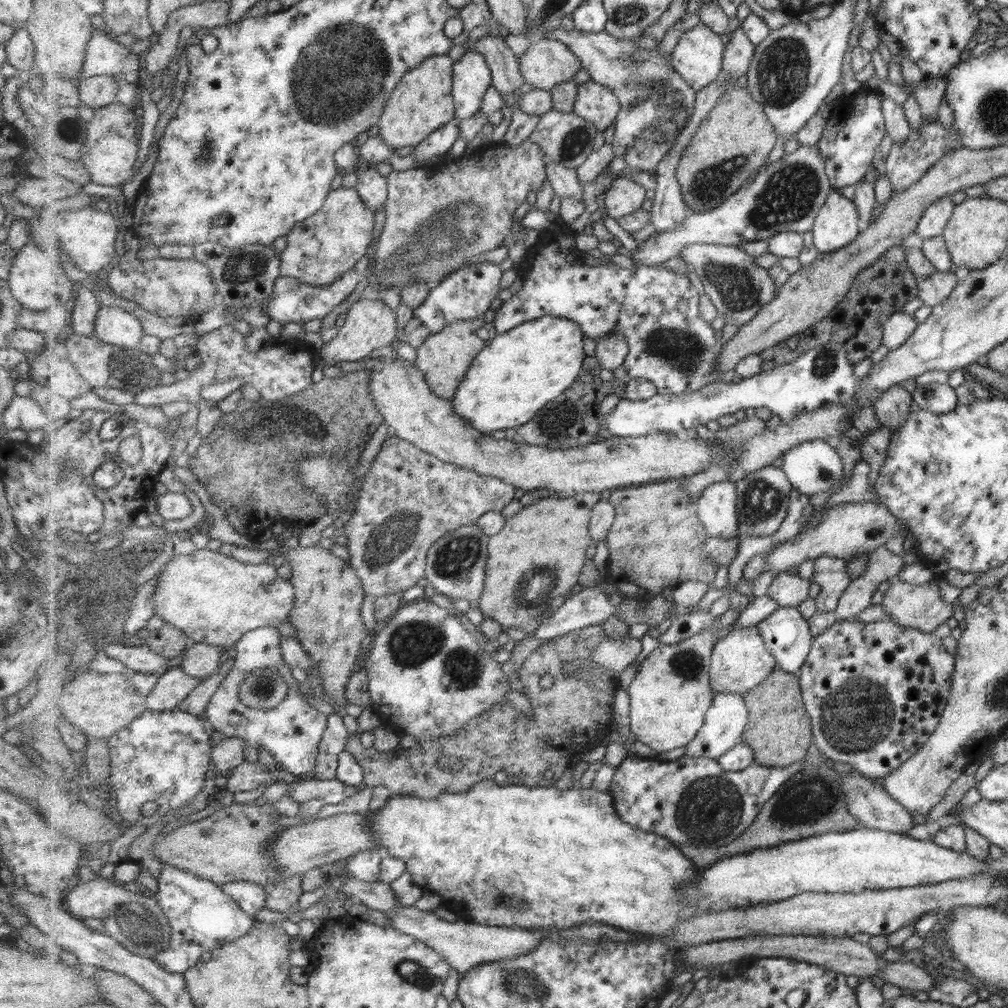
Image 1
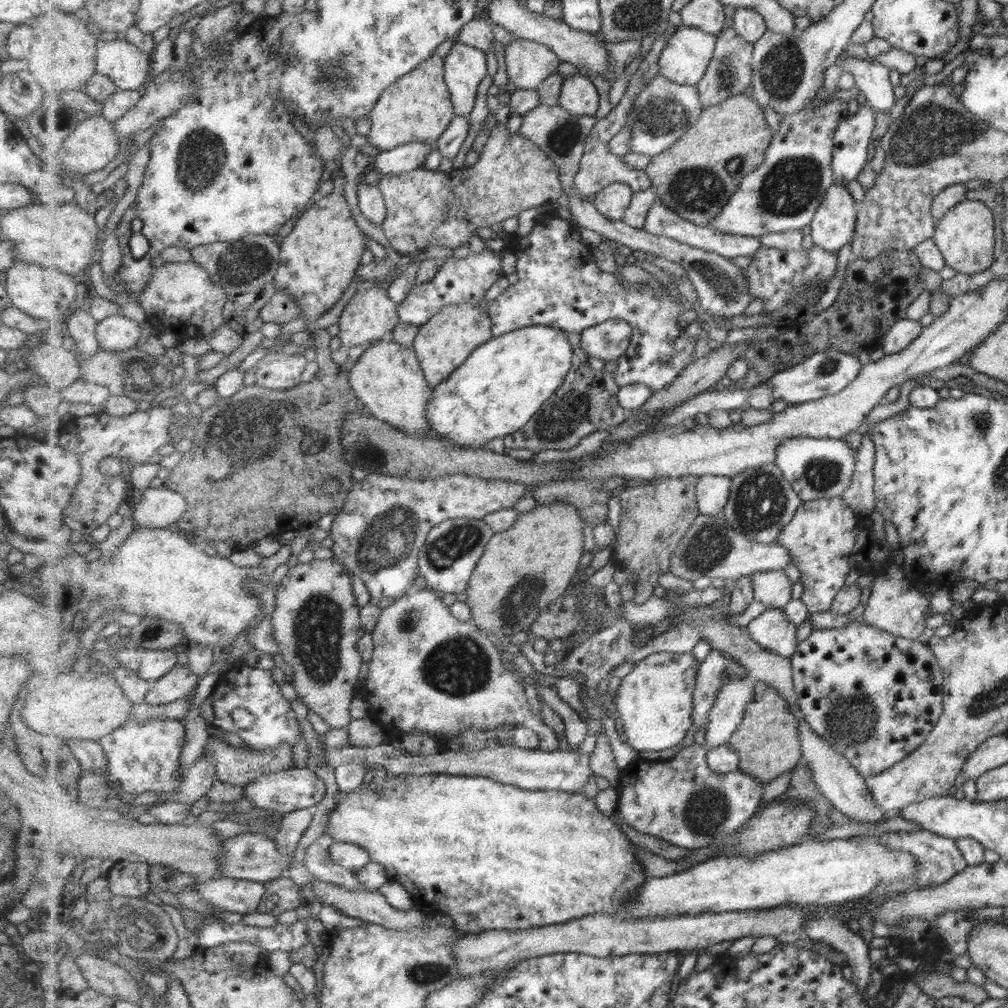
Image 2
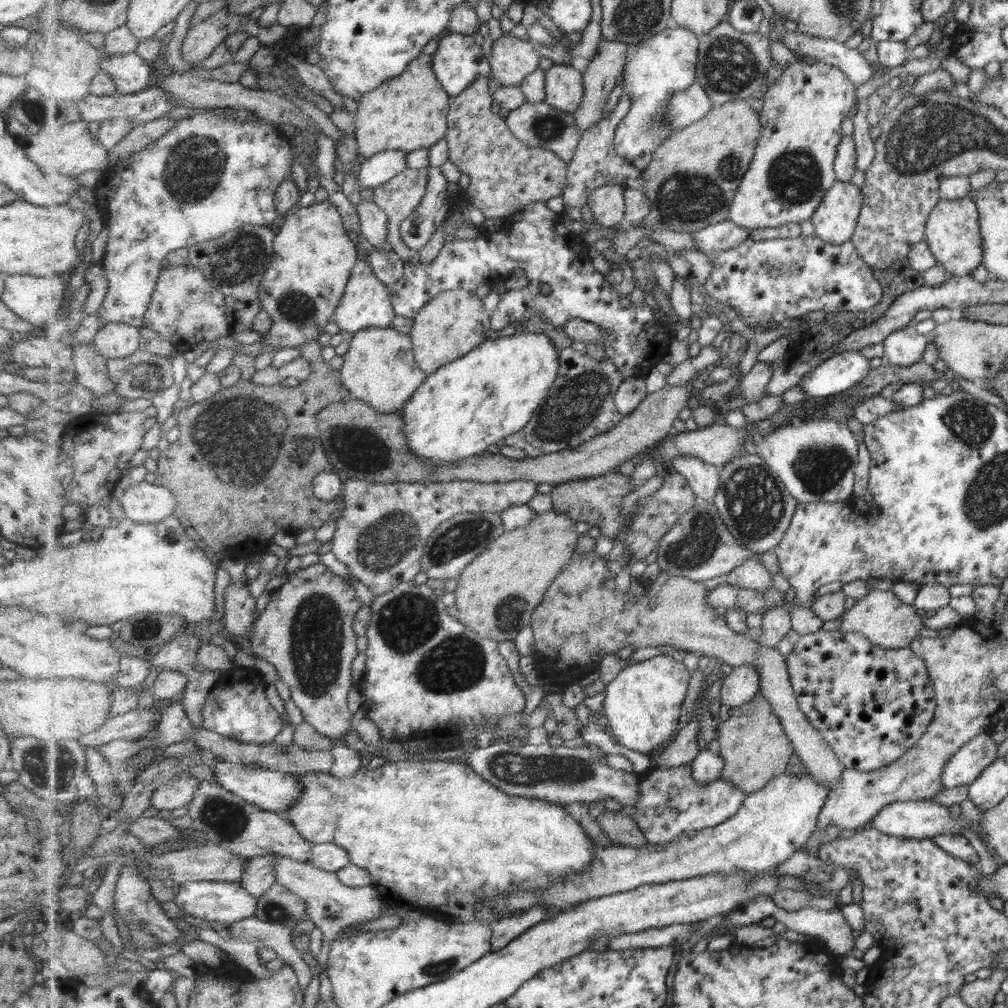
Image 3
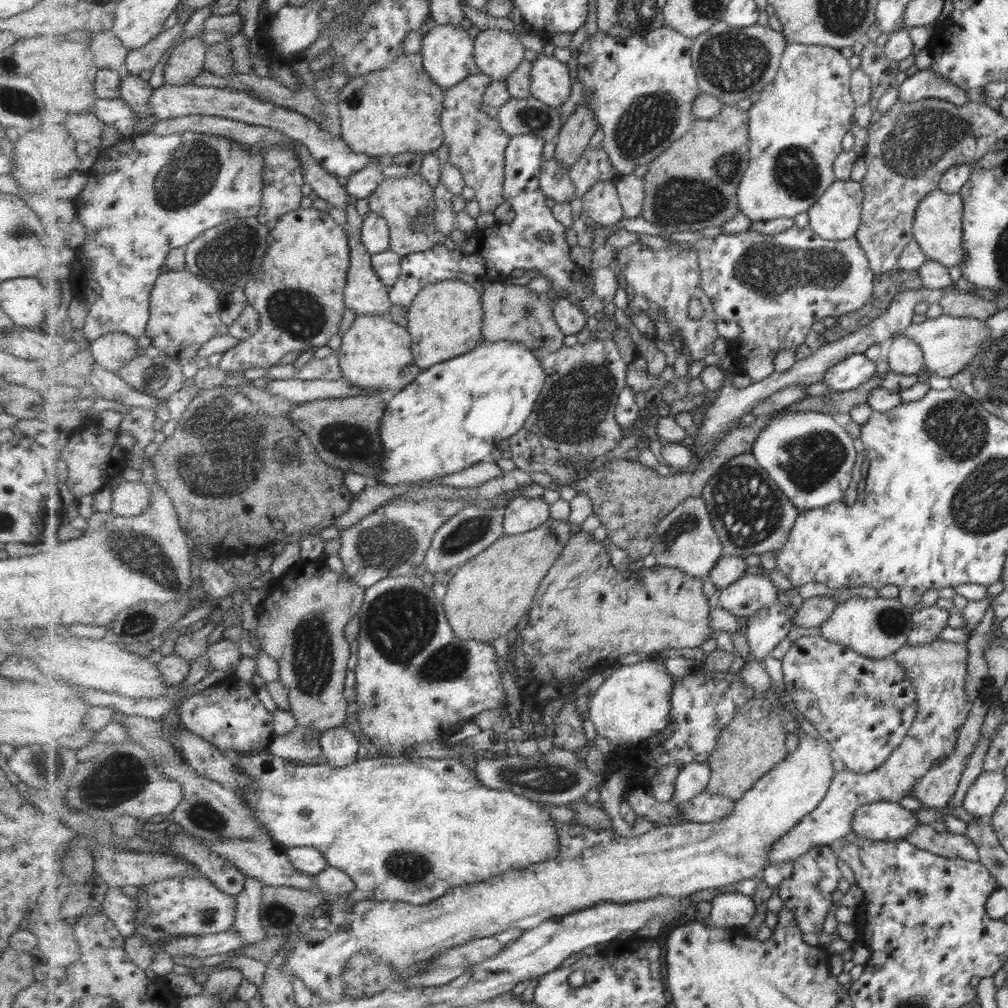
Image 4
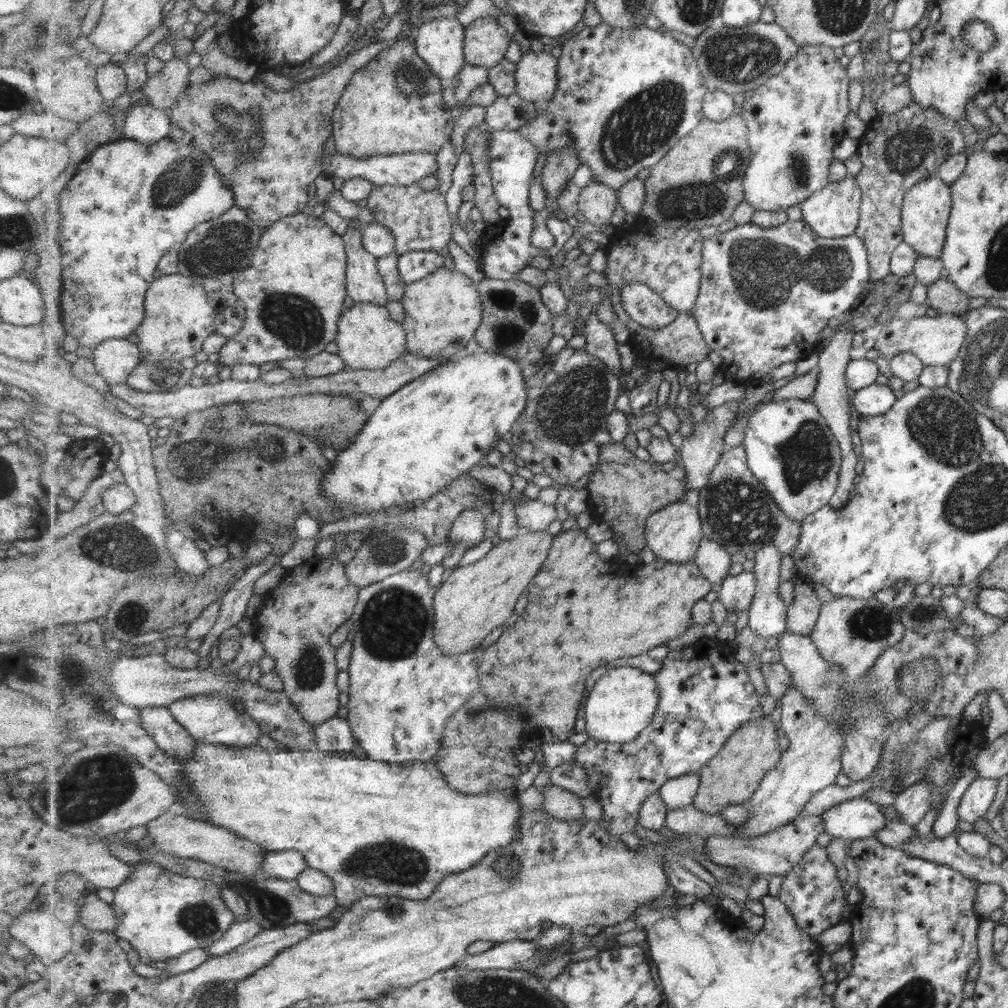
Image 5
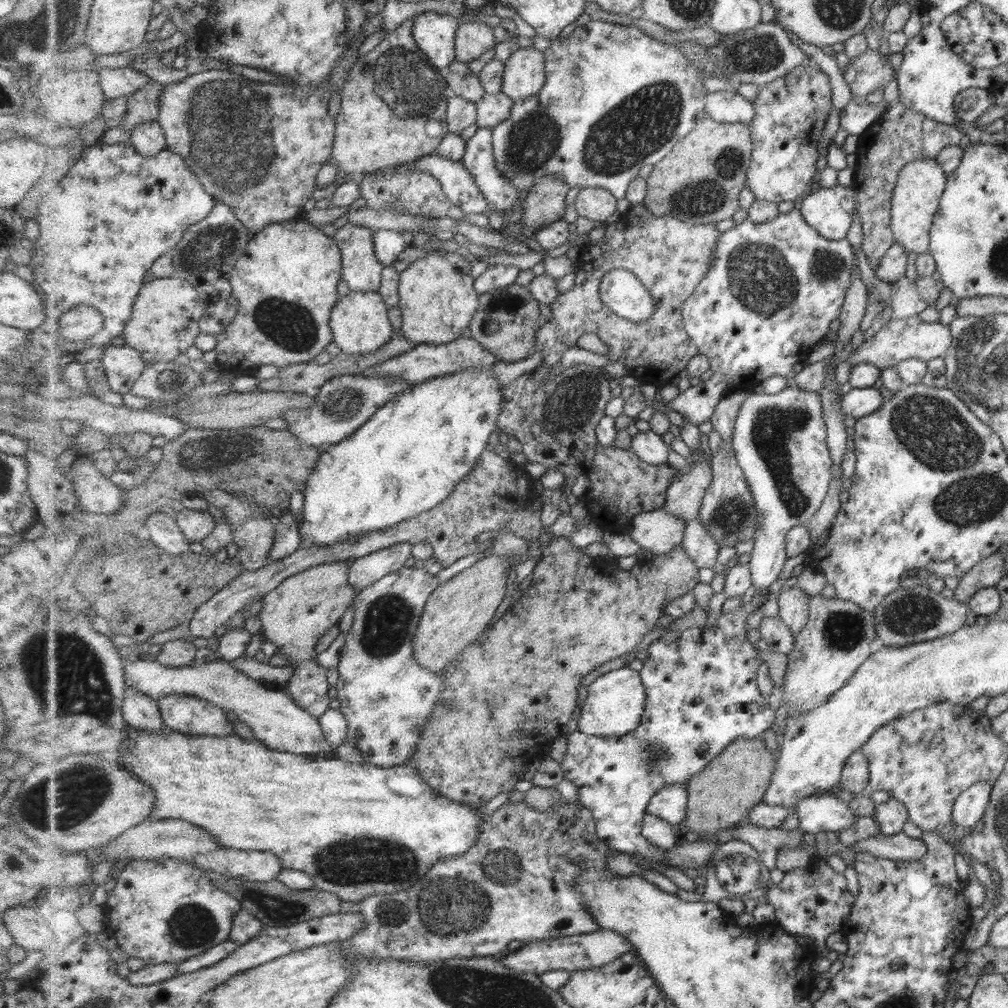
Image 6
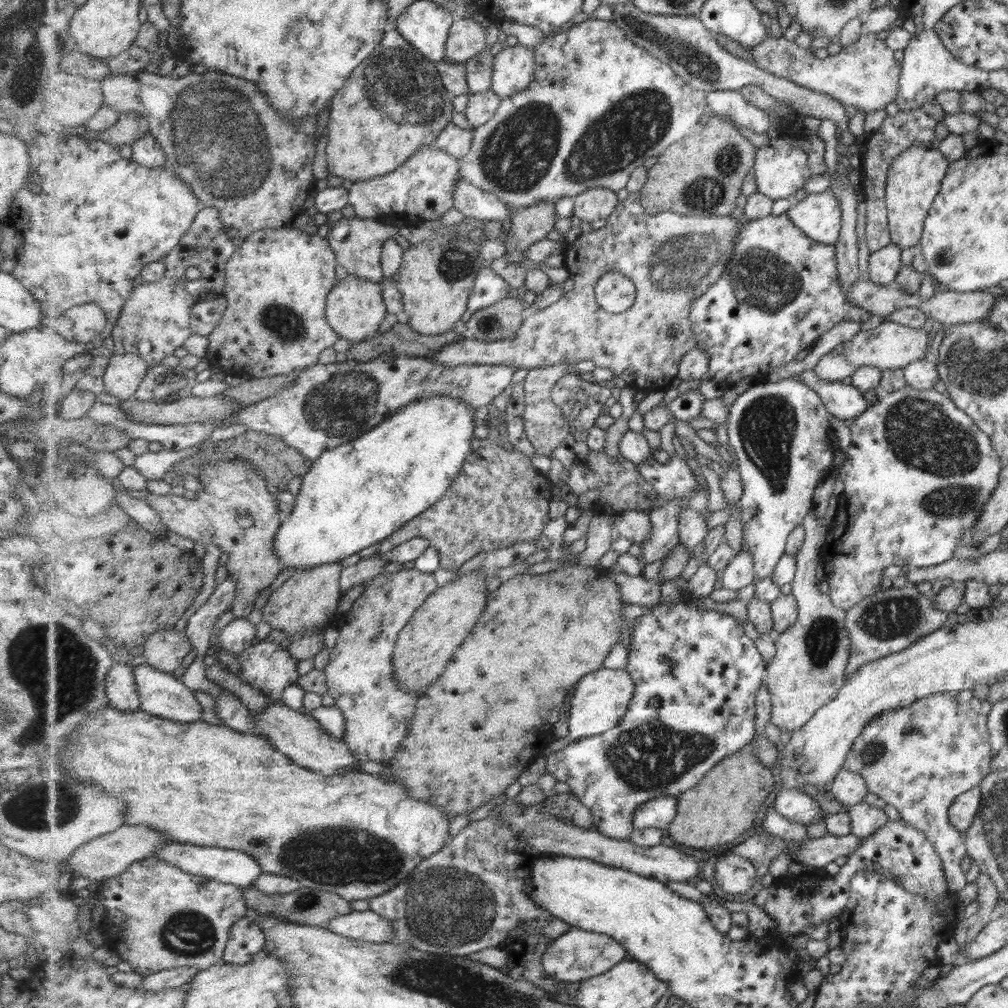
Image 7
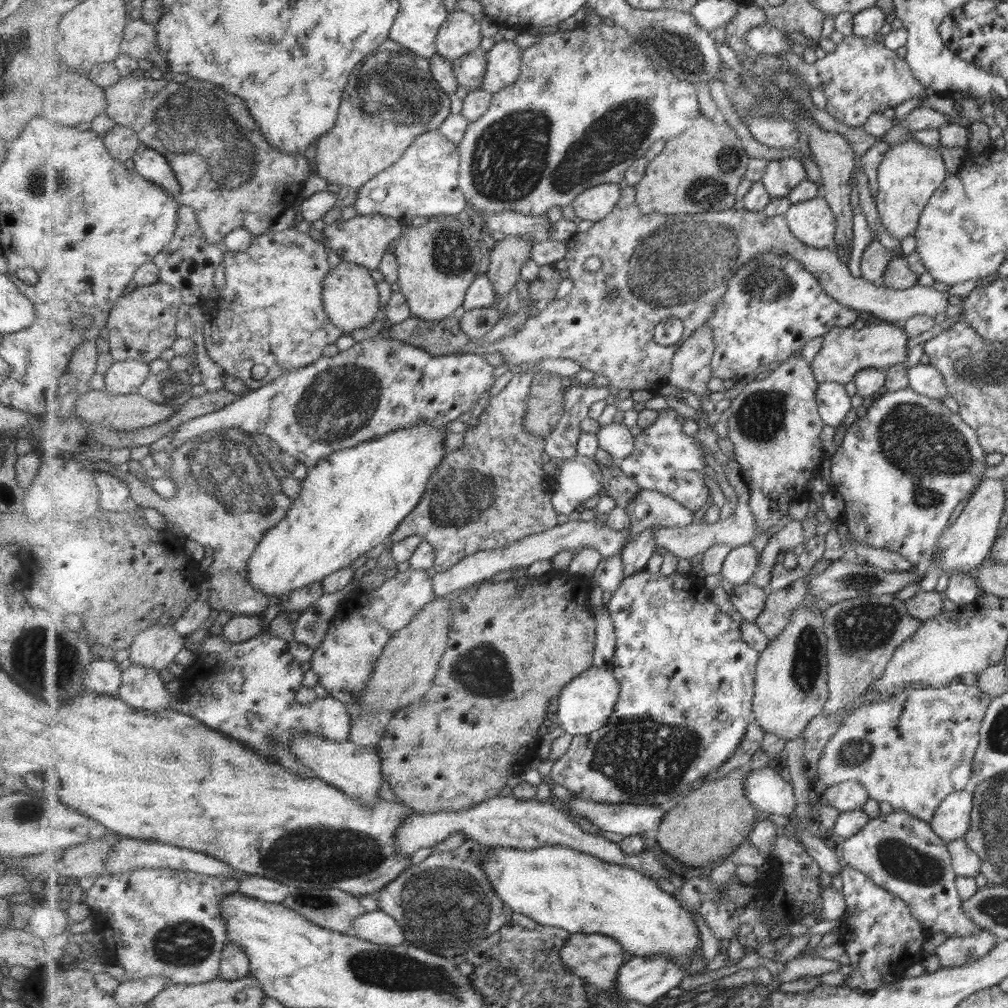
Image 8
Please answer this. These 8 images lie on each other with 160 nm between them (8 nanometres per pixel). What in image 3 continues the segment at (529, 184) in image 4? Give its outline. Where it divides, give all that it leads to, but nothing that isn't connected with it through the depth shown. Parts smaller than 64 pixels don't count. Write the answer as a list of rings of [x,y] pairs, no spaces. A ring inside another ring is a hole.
[[[536,202],[525,207],[521,222],[515,221],[509,230],[495,232],[491,242],[481,242],[481,236],[476,240],[455,239],[444,246],[435,262],[423,264],[418,260],[405,263],[403,277],[389,286],[396,316],[414,320],[433,296],[439,296],[451,287],[475,292],[482,284],[506,281],[513,270],[519,268],[524,271],[528,285],[518,293],[507,292],[504,295],[491,313],[494,318],[493,331],[515,324],[525,316],[539,316],[560,328],[571,319],[593,322],[610,330],[604,350],[624,380],[646,377],[653,367],[664,362],[673,332],[669,331],[669,334],[663,325],[659,325],[653,308],[644,302],[628,310],[623,308],[619,302],[617,283],[609,281],[595,269],[593,249],[585,244],[582,235],[563,229],[564,224],[561,213],[547,208],[545,202]]]

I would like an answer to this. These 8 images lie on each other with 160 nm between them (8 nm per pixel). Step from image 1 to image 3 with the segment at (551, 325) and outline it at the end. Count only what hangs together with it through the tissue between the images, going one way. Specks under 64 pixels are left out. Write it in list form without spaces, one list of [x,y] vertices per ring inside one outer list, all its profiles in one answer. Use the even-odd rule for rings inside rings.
[[[521,332],[489,338],[454,361],[428,376],[427,382],[405,403],[401,414],[405,421],[404,433],[408,436],[412,451],[435,462],[451,462],[485,453],[489,450],[489,444],[493,446],[525,428],[533,418],[533,412],[556,383],[561,368],[559,348],[553,344],[552,337],[543,332]]]

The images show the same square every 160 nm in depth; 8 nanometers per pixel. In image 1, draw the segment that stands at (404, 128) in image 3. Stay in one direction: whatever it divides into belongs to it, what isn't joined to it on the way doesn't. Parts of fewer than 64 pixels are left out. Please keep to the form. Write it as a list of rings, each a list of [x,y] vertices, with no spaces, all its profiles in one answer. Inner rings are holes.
[[[447,55],[428,57],[417,68],[408,72],[392,92],[385,107],[384,116],[378,124],[379,136],[396,148],[403,146],[416,147],[432,132],[443,128],[448,122],[456,119],[454,100],[453,69],[456,61]]]

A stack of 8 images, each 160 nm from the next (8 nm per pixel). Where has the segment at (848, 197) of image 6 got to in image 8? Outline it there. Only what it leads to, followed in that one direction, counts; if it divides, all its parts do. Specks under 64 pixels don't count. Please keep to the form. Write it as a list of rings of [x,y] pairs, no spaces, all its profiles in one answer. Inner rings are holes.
[[[823,195],[792,204],[785,216],[794,236],[805,244],[821,249],[835,246],[836,216]]]

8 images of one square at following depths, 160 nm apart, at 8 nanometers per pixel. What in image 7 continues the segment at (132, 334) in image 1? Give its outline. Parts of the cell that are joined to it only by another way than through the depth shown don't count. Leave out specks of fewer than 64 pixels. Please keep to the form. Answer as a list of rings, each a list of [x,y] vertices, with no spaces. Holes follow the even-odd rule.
[[[113,354],[102,379],[105,390],[123,401],[134,398],[149,368],[137,354]]]

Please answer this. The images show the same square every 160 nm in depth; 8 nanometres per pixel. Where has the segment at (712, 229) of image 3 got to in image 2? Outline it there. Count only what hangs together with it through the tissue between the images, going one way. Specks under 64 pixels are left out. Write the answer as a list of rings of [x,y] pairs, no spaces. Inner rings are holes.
[[[658,198],[658,201],[651,207],[644,230],[647,231],[647,233],[659,234],[659,236],[677,240],[679,243],[685,245],[717,253],[717,255],[726,257],[727,259],[737,256],[749,256],[752,258],[757,254],[757,251],[763,248],[763,244],[759,238],[753,236],[737,236],[737,233],[729,234],[717,232],[715,228],[699,226],[681,216],[678,212],[675,212],[671,206],[665,204],[660,198]]]

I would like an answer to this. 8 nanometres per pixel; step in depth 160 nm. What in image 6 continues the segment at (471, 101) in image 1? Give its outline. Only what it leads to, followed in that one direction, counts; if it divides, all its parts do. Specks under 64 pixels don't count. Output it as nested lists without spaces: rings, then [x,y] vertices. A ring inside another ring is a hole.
[[[427,11],[416,15],[413,37],[426,52],[429,60],[447,71],[449,65],[456,62],[456,36],[460,19],[451,14]]]

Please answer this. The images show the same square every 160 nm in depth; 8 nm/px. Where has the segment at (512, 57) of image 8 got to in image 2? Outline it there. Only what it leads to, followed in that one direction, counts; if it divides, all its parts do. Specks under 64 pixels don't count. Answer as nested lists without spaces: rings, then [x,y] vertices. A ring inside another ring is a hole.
[[[572,74],[564,78],[559,105],[567,112],[579,116],[595,116],[599,110],[599,92],[585,76]]]

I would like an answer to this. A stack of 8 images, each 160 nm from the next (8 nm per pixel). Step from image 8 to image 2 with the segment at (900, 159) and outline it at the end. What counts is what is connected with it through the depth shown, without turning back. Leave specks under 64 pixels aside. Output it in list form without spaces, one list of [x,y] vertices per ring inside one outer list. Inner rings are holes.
[[[964,199],[952,206],[936,220],[932,240],[941,252],[944,264],[955,273],[975,275],[985,271],[993,262],[993,218],[991,211],[981,201]]]

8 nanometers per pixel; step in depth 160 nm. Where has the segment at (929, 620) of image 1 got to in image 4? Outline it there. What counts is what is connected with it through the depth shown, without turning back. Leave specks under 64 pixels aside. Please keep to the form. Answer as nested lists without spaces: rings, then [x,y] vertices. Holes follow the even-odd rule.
[[[876,596],[871,599],[850,598],[837,603],[837,610],[831,619],[820,627],[821,634],[846,648],[855,649],[861,656],[872,658],[890,657],[900,646],[906,644],[908,632],[911,630],[910,619],[912,608],[901,604],[897,598]]]

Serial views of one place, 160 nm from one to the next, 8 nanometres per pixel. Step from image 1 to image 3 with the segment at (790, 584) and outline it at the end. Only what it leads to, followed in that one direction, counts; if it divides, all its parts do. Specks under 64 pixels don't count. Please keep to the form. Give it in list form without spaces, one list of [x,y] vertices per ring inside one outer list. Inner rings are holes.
[[[757,559],[744,560],[731,572],[728,572],[722,581],[724,584],[729,583],[762,593],[773,588],[773,575]]]

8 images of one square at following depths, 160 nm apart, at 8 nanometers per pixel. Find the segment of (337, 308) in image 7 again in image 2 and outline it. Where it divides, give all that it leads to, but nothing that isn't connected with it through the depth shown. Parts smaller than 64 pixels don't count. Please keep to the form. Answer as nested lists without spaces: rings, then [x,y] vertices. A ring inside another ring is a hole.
[[[382,339],[367,345],[366,351],[349,367],[352,387],[367,412],[410,435],[424,437],[432,434],[428,421],[428,404],[435,395],[433,386],[428,384],[424,370],[414,348],[407,348],[397,341],[384,342]]]

